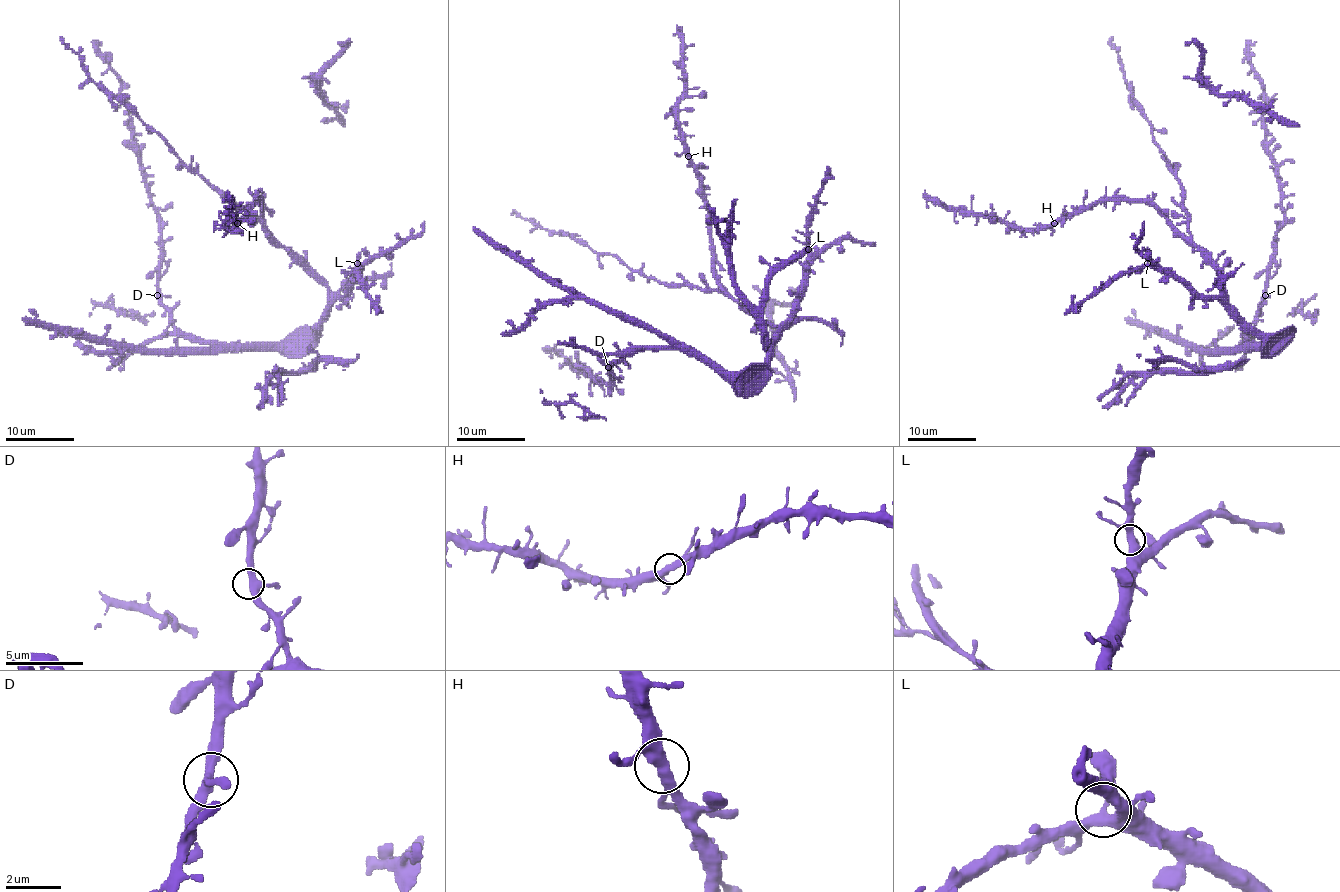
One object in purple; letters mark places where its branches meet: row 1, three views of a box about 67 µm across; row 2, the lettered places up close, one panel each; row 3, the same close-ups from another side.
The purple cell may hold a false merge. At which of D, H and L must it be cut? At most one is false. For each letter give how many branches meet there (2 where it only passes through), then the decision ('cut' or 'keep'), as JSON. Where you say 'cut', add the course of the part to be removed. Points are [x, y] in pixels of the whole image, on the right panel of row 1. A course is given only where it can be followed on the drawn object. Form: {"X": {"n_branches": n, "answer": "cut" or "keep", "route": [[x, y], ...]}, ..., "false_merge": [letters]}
{"D": {"n_branches": 3, "answer": "keep"}, "H": {"n_branches": 3, "answer": "keep"}, "L": {"n_branches": 3, "answer": "keep"}, "false_merge": []}

